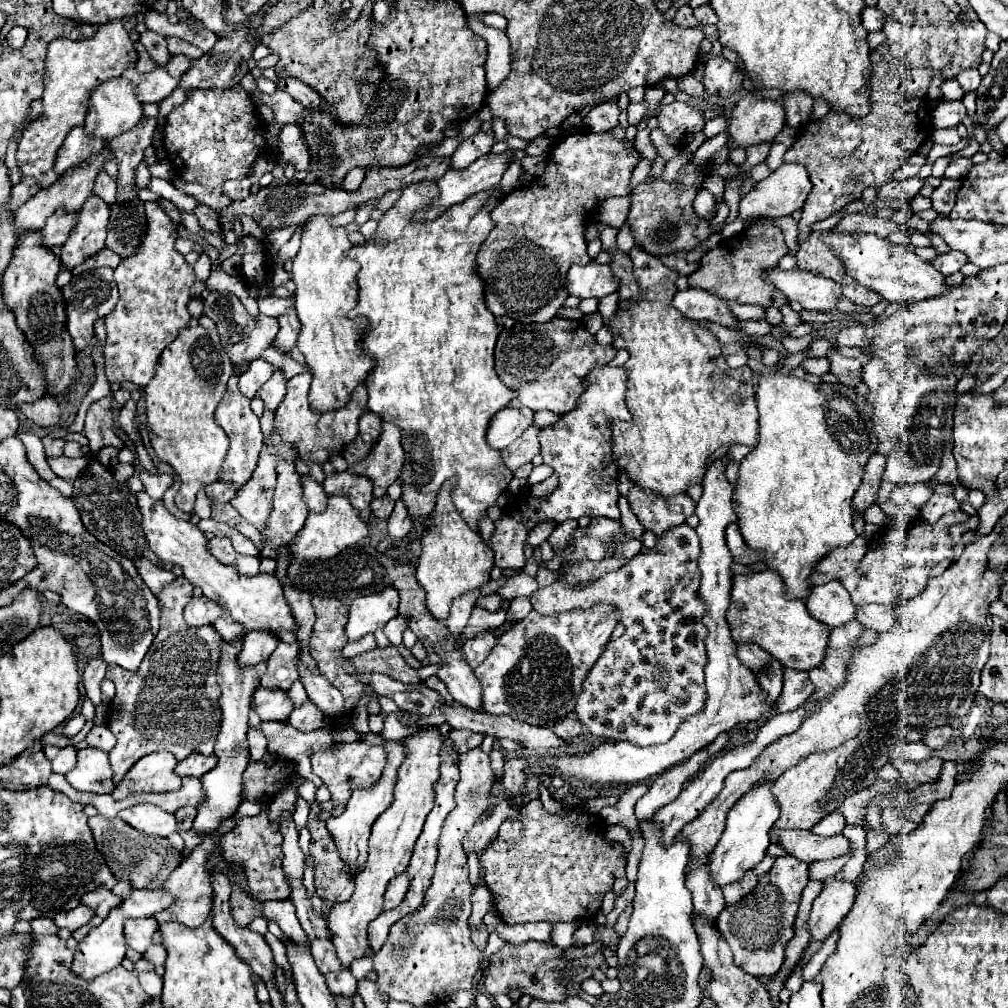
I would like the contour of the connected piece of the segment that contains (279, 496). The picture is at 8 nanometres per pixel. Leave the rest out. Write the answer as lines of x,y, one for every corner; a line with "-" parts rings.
280,459
276,471
278,483
274,493
274,511
270,513
268,527
262,533
262,557
276,557
276,547
288,545
304,527
304,521
308,517
308,507
302,501
302,481
296,473
294,461

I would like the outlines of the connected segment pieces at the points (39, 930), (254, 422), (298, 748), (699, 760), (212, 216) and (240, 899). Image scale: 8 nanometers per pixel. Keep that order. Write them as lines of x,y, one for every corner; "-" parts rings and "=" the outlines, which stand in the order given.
32,919
30,925
32,925
34,935
56,935
58,933
58,927
54,925
52,919
=
230,377
226,395
222,397
220,405
214,411
214,419
226,431
226,435
230,437
230,449
226,453
226,459
224,459
222,467
220,467
218,481
230,483
230,485
234,485
234,489
240,489
248,481
248,477
252,477
252,471
256,469
264,435
262,435
262,429
260,429
260,419
250,409
250,401
238,391
238,377
=
264,721
264,735
268,739
268,751
278,753
284,759
294,759
300,753
328,751
336,745
334,737
326,729
302,733
292,725
282,725
276,721
=
720,733
720,737
716,737
716,741
712,745
708,745
708,749
700,749
700,753
694,753
694,757
690,757
688,761
676,765
674,769
668,769
664,773
660,773
660,777
656,777
654,783
650,785
650,791
636,803
638,821
650,821
652,815
656,813
656,809
674,801
680,795
680,791
684,789
684,785
700,769
704,769
704,765
712,757
716,757
728,745
730,745
730,735
=
200,205
200,207
196,207
196,211
194,211
196,215
198,215
198,219
200,219
200,227
204,229
204,231
208,231
208,233
220,233
222,229
220,229
220,213
218,211
214,211
214,209
210,209
210,207
206,207
206,205
=
238,883
232,885
232,895
230,895
230,909
232,909
232,917
240,927
248,927
256,917
264,917
262,915
262,901
250,897
246,893
246,889

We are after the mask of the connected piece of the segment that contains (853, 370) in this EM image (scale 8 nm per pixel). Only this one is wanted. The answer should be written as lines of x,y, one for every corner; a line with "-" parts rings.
832,347
828,351
826,359
830,361
830,373
834,373
842,385
856,387
856,385
862,383
862,363
860,363
860,359
844,357
836,351
836,347

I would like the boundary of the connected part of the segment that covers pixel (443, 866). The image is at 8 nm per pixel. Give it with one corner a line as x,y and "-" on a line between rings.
474,749
472,753
466,753
460,757
460,781
456,785
456,809
450,811
442,825
442,835
438,841
438,861
436,861
436,873
432,877
432,885
426,891
424,903
410,915
402,917
392,929
384,943
384,947
372,957
374,959
374,971
378,973
378,989
386,993
394,1001
406,1001
410,1005
440,1005
446,1003
448,997
460,989
470,989
474,973
480,969
480,951
470,939
468,929
468,917
470,917
470,887
468,881
468,865
466,865
466,851
462,847
462,839
468,833
468,829
482,817
482,813
488,809
488,795
494,787
494,773
490,767
490,757
482,753
480,749

